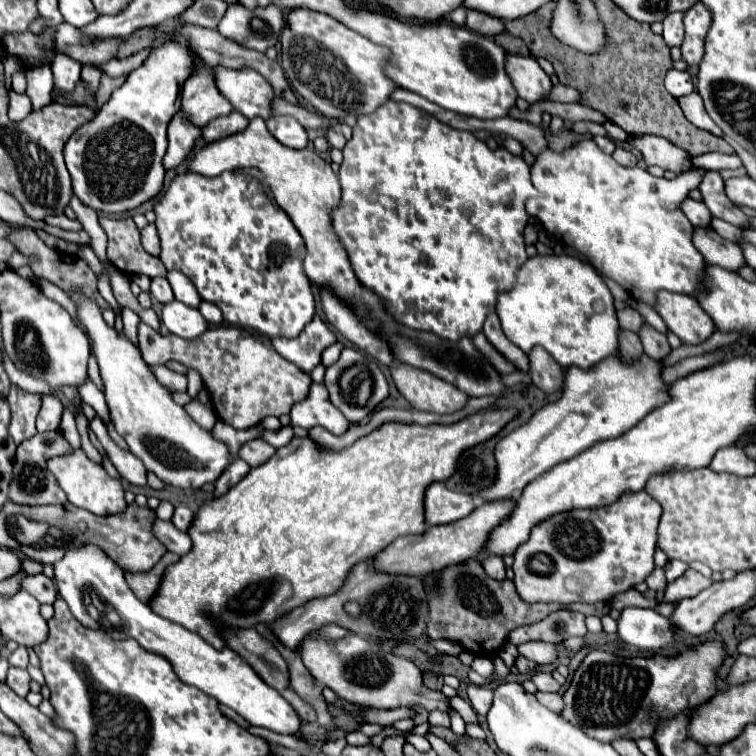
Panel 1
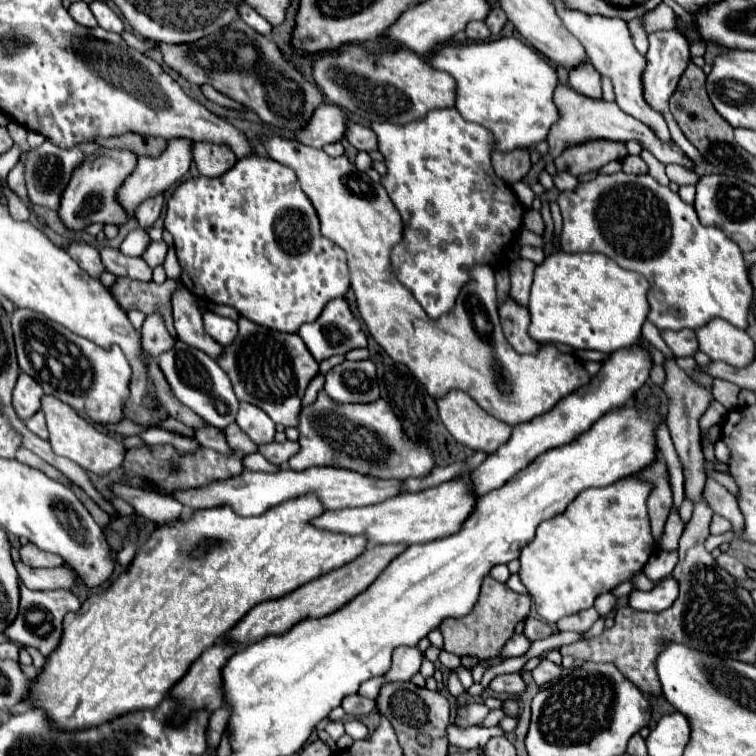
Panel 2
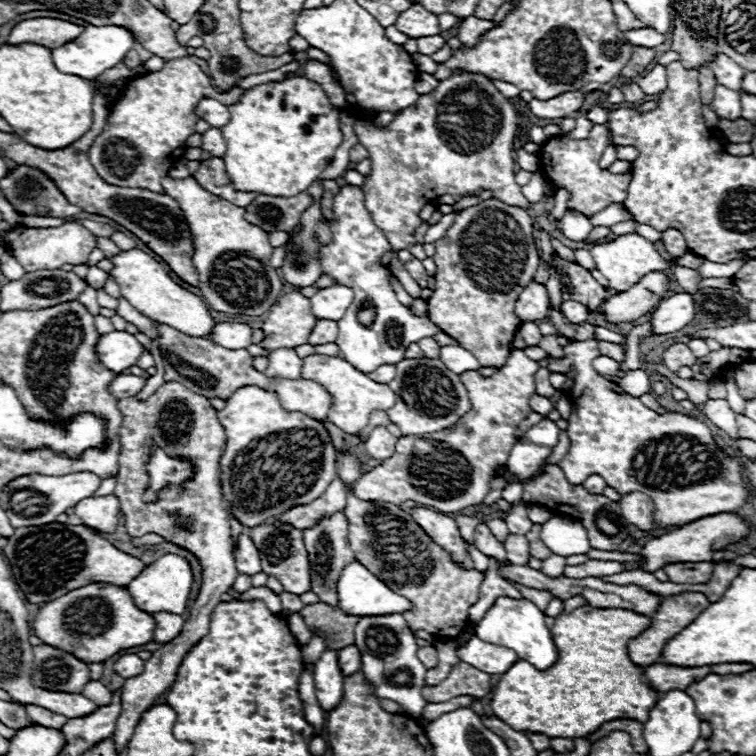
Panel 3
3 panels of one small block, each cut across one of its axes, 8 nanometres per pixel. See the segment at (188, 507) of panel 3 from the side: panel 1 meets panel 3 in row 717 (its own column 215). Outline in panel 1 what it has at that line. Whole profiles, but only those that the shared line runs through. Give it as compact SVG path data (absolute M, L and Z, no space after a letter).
M232 112L228 116L222 116L222 118L216 118L208 124L208 128L202 128L202 136L204 136L204 142L206 144L212 144L216 140L222 140L230 134L236 134L238 130L244 130L248 126L248 118L242 116L240 112Z

